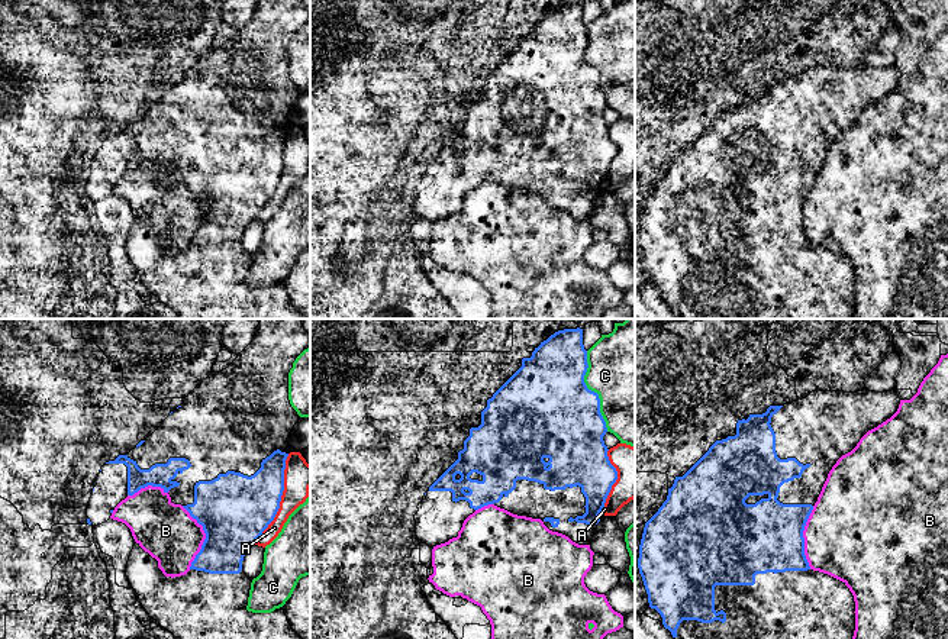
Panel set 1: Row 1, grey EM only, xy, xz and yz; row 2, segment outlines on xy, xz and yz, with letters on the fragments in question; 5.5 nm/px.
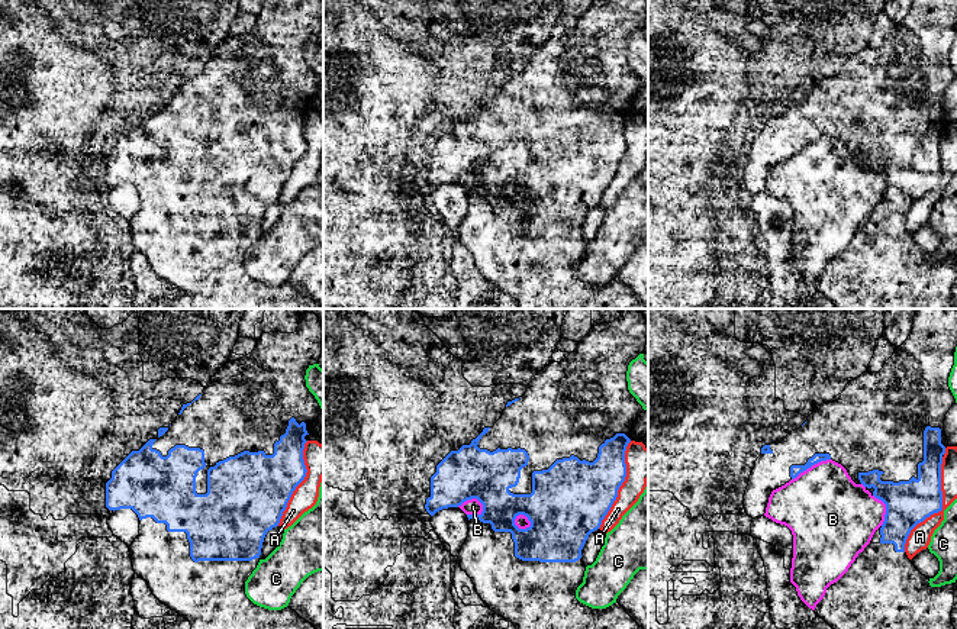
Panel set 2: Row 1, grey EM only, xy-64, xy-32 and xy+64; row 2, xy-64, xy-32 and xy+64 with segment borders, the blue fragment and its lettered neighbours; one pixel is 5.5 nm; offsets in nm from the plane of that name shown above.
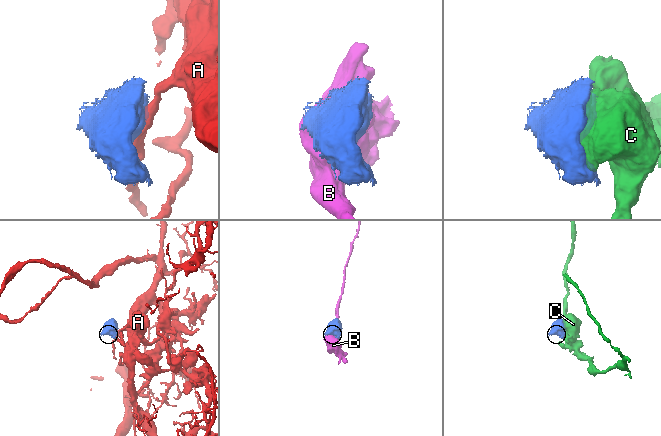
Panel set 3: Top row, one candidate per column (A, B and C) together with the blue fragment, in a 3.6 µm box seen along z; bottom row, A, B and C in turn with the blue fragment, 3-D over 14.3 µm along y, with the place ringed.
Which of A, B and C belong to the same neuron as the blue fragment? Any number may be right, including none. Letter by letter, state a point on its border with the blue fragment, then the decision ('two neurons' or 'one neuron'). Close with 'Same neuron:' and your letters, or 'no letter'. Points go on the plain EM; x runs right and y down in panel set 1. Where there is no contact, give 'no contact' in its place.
A: contact xy (280, 174); two neurons
B: contact xy (206, 213); two neurons
C: contact xz (593, 67); two neurons
Same neuron: no letter

